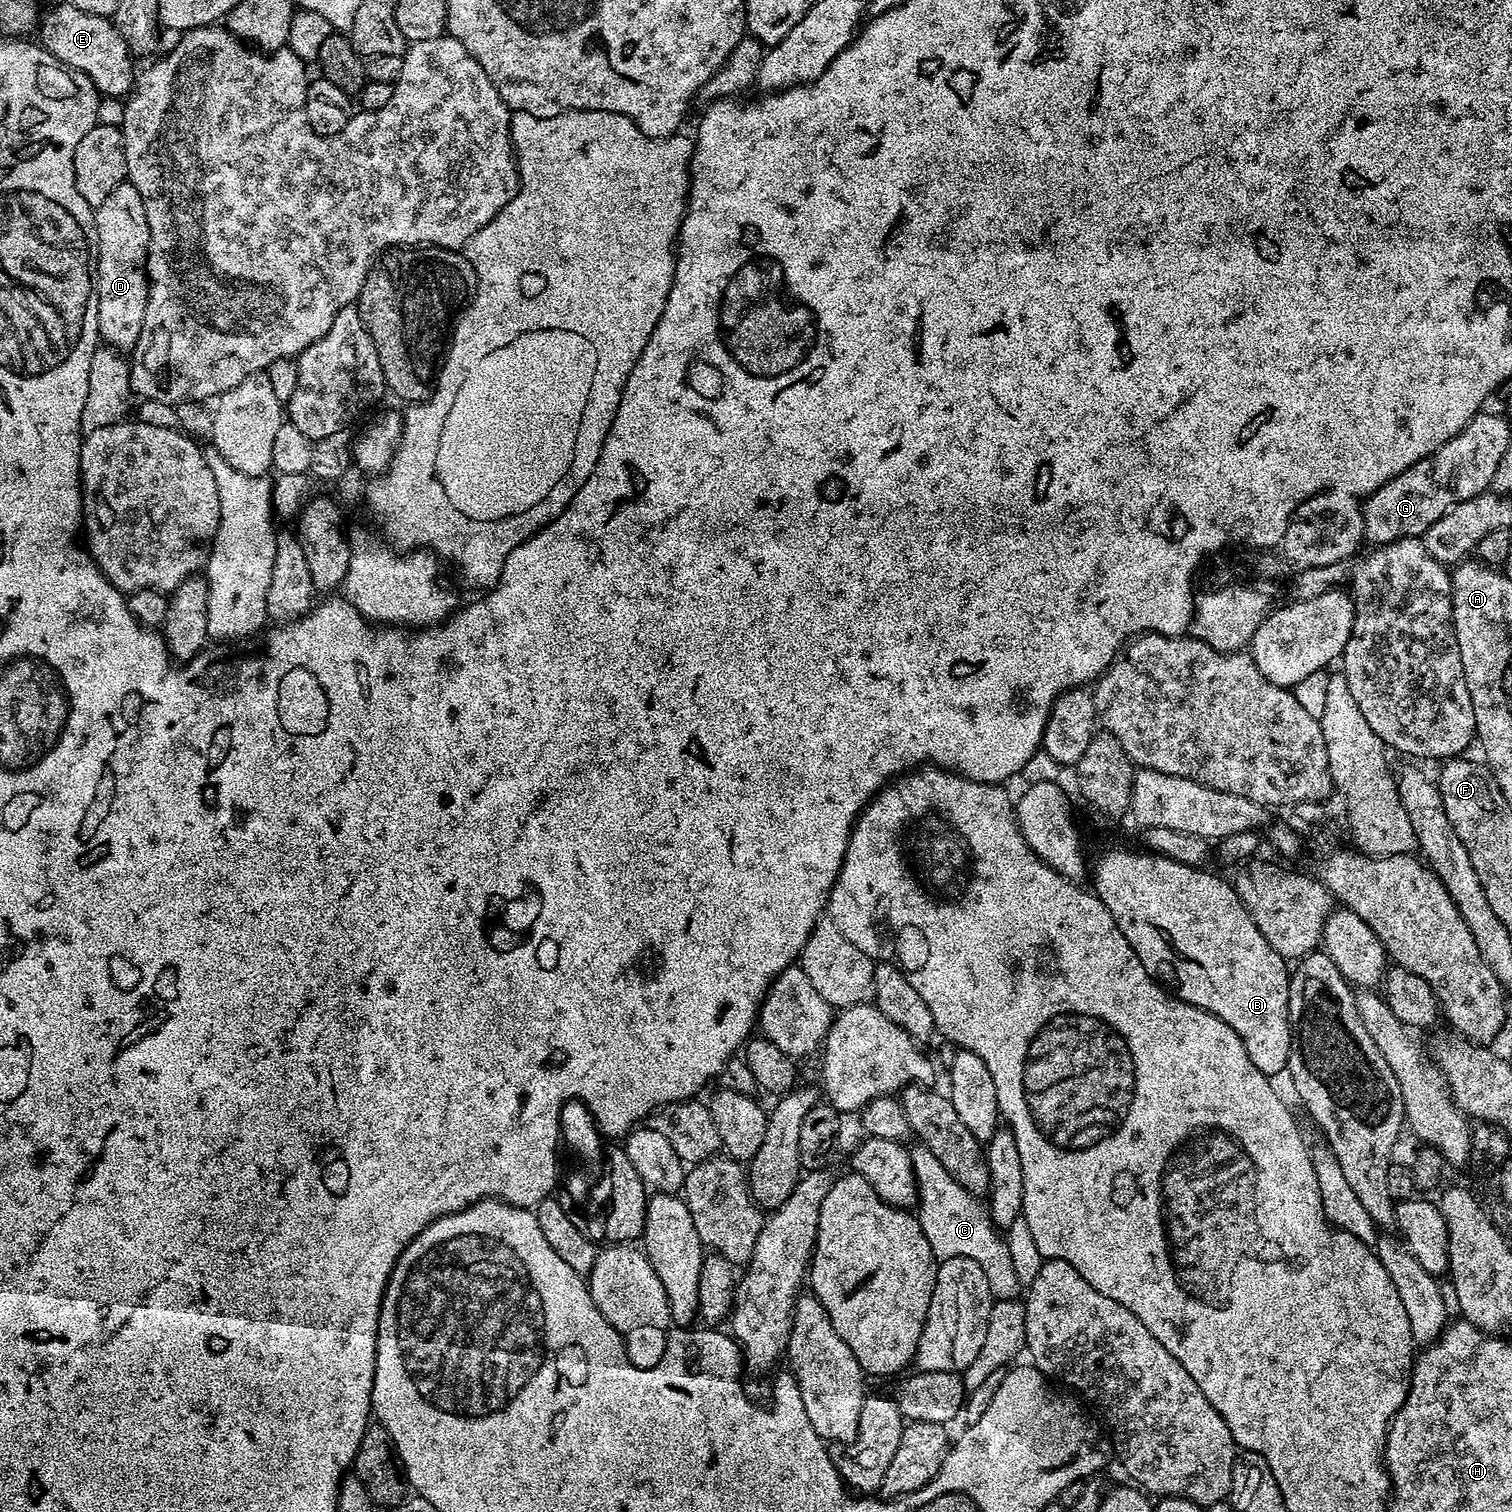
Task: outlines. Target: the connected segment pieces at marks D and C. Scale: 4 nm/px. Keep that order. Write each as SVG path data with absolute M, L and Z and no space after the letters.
M122 183L115 188L110 194L110 198L106 198L106 202L102 202L100 208L95 209L96 214L96 233L98 234L98 258L96 259L96 293L98 294L98 326L100 327L101 341L107 347L117 350L130 350L138 342L140 331L142 330L142 322L146 314L146 306L148 305L148 273L145 265L148 263L148 243L150 242L150 226L146 222L146 206L142 206L142 194L138 194L138 190L130 183Z
M917 1147L911 1149L910 1155L918 1185L918 1209L920 1208L918 1219L922 1226L922 1234L926 1234L926 1242L930 1242L930 1250L937 1258L946 1256L974 1258L974 1262L982 1266L996 1300L1017 1299L1021 1295L1022 1285L1014 1272L1005 1237L988 1217L985 1205L959 1185L928 1148Z

